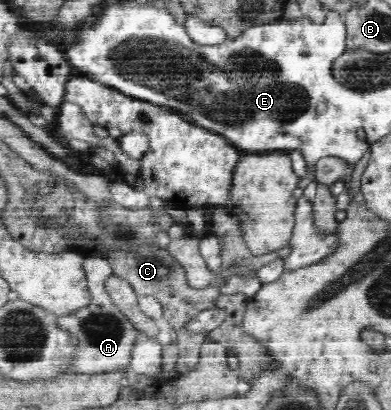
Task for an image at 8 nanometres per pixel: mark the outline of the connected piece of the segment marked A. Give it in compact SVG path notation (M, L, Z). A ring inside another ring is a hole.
M99 256L84 257L82 262L85 269L88 289L92 301L83 308L57 318L57 325L77 338L77 352L73 356L71 371L80 374L104 374L110 371L130 371L131 350L137 342L137 336L143 335L133 327L127 317L111 300L105 280L113 275L113 269L107 258Z

